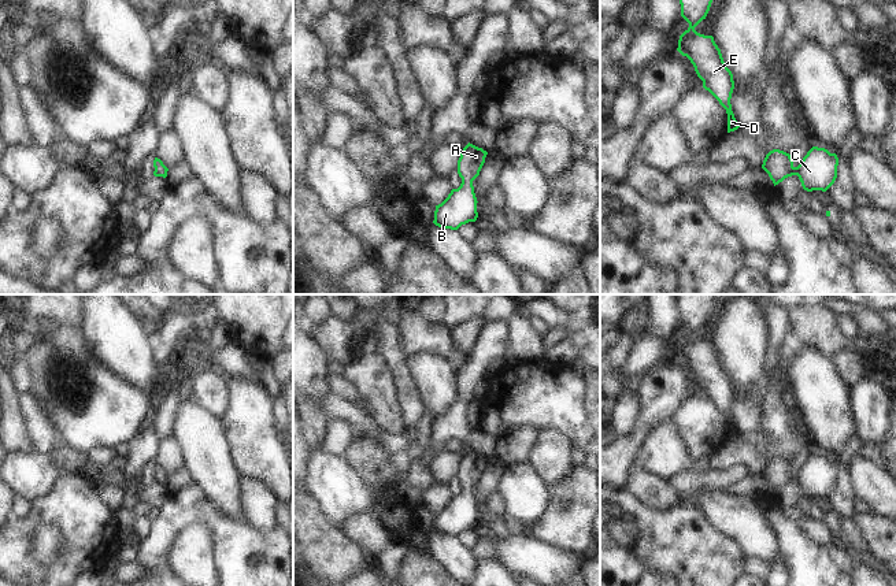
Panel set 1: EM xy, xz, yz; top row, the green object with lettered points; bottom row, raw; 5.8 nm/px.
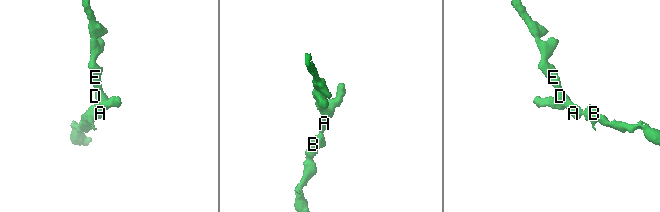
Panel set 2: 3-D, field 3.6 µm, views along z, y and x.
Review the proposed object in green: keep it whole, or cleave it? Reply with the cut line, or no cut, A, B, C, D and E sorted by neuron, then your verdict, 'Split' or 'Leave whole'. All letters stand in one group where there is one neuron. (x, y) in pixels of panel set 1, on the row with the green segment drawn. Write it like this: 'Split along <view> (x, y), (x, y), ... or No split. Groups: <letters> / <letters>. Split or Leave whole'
No split. Groups: A B C D E. Leave whole.

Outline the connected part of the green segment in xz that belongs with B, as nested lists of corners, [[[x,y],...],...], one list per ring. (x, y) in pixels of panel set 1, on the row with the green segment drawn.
[[[467,144],[458,160],[458,174],[462,183],[458,189],[452,189],[448,197],[436,205],[433,223],[443,229],[458,230],[462,225],[475,222],[477,197],[473,181],[480,175],[488,152],[473,144]]]

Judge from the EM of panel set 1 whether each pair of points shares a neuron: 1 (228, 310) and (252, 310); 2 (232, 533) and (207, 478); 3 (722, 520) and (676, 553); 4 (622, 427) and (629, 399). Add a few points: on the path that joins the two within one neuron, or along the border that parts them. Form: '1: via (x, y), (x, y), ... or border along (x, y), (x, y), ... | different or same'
1: via (233, 310), (247, 310) | same
2: border along (200, 488), (221, 511), (243, 522) | different
3: border along (696, 507), (711, 526), (732, 537), (739, 545) | different
4: via (624, 421), (629, 405) | same

